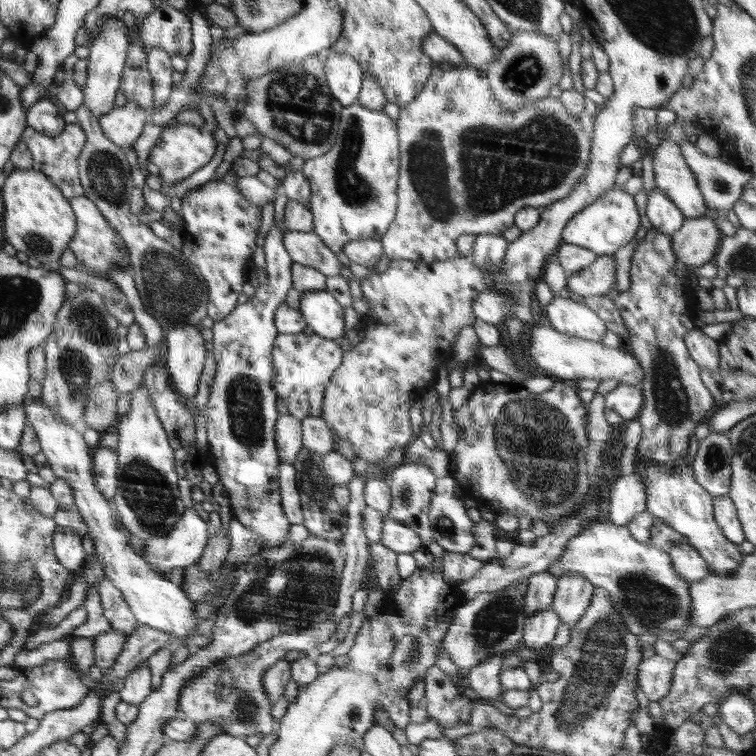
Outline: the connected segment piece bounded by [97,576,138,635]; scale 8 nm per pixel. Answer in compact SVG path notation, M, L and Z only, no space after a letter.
M105 576L102 580L99 580L97 591L100 595L102 613L108 619L111 627L128 635L131 634L137 627L138 622L130 608L128 608L128 603L124 600L120 589L116 588L113 582Z

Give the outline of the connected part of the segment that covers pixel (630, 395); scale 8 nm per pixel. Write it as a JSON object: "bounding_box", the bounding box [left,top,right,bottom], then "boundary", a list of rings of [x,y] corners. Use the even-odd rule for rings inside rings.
{"bounding_box":[604,384,644,420],"boundary":[[[620,384],[604,398],[605,409],[616,412],[623,420],[636,420],[644,406],[644,394],[640,386]]]}

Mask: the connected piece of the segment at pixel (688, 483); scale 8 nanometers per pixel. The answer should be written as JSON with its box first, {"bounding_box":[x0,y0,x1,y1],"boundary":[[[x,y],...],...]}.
{"bounding_box":[634,462,744,576],"boundary":[[[636,462],[634,474],[639,476],[647,488],[646,511],[687,538],[698,554],[707,562],[710,574],[728,576],[743,563],[744,554],[735,543],[727,540],[716,524],[713,515],[713,496],[695,481],[690,464],[667,466],[660,462]]]}

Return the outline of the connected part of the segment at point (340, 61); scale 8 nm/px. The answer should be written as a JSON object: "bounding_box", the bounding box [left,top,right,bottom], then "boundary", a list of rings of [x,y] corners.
{"bounding_box":[323,53,365,106],"boundary":[[[327,53],[323,57],[326,84],[343,106],[357,102],[365,74],[358,62],[346,54]]]}

